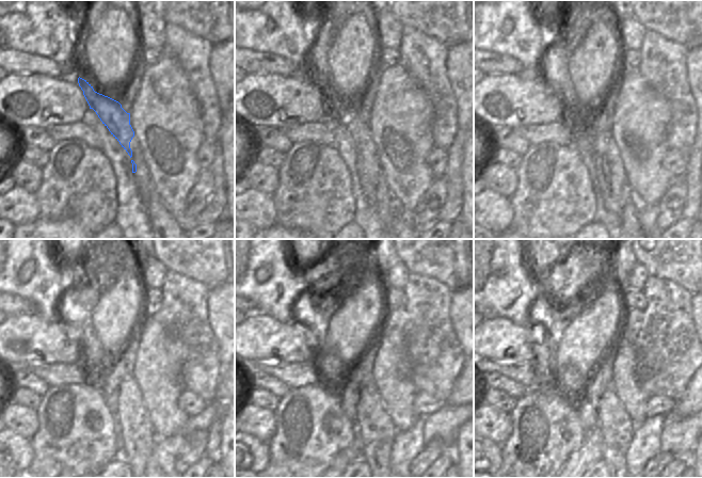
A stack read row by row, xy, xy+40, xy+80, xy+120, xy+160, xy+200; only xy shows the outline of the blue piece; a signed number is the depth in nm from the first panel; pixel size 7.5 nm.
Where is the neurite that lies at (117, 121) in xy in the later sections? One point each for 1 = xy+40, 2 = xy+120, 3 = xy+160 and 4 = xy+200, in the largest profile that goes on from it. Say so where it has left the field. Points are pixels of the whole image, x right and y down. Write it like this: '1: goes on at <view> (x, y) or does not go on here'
1: goes on at xy+40 (368, 166)
2: goes on at xy+120 (138, 433)
3: goes on at xy+160 (377, 430)
4: goes on at xy+200 (617, 427)

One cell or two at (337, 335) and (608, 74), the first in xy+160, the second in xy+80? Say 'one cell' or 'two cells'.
one cell

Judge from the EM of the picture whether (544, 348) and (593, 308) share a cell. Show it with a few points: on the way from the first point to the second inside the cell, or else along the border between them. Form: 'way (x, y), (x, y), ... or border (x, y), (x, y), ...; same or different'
border (552, 344), (551, 369); different

